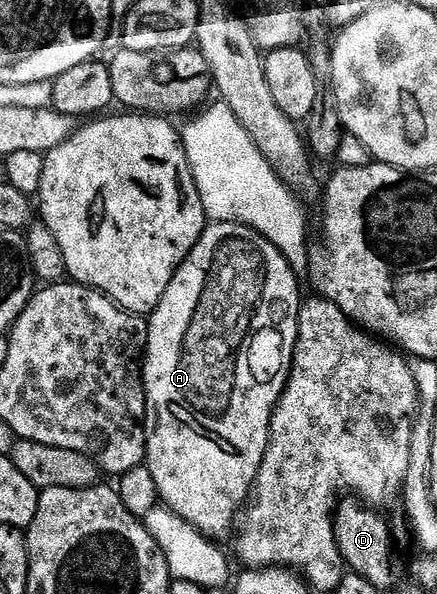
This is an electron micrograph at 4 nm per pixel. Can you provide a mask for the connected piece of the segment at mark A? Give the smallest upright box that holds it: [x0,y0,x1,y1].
[145,220,301,540]

